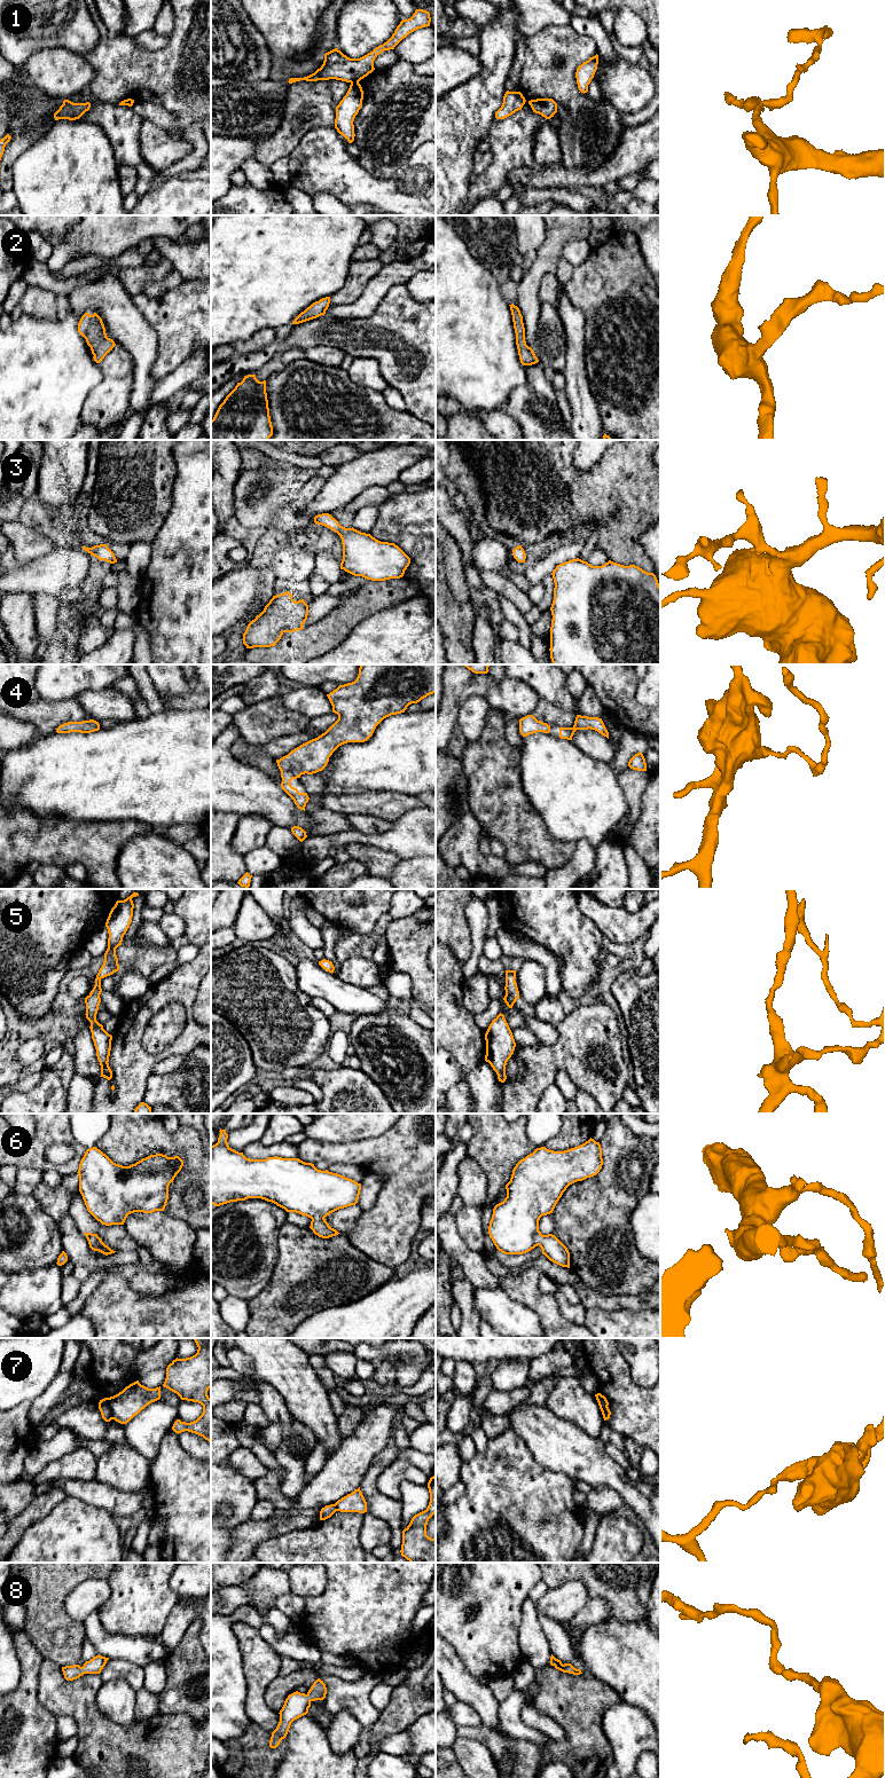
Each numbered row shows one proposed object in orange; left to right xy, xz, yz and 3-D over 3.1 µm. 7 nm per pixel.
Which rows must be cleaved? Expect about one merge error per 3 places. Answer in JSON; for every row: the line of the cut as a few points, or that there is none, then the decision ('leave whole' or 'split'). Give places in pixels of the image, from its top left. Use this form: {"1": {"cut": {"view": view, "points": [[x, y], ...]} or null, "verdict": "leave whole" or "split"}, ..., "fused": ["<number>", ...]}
{"1": {"cut": {"view": "xz", "points": [[351, 81], [358, 83]]}, "verdict": "split"}, "2": {"cut": null, "verdict": "leave whole"}, "3": {"cut": null, "verdict": "leave whole"}, "4": {"cut": null, "verdict": "leave whole"}, "5": {"cut": null, "verdict": "leave whole"}, "6": {"cut": null, "verdict": "leave whole"}, "7": {"cut": {"view": "xy", "points": [[103, 1399], [112, 1418]]}, "verdict": "split"}, "8": {"cut": null, "verdict": "leave whole"}, "fused": ["1", "7"]}

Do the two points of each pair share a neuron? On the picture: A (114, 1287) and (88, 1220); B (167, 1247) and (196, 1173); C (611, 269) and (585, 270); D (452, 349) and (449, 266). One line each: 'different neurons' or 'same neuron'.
A: different neurons
B: different neurons
C: same neuron
D: same neuron

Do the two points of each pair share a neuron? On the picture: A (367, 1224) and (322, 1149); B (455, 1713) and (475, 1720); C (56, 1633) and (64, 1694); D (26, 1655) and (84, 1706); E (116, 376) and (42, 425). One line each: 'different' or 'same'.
A: same
B: same
C: different
D: different
E: different

